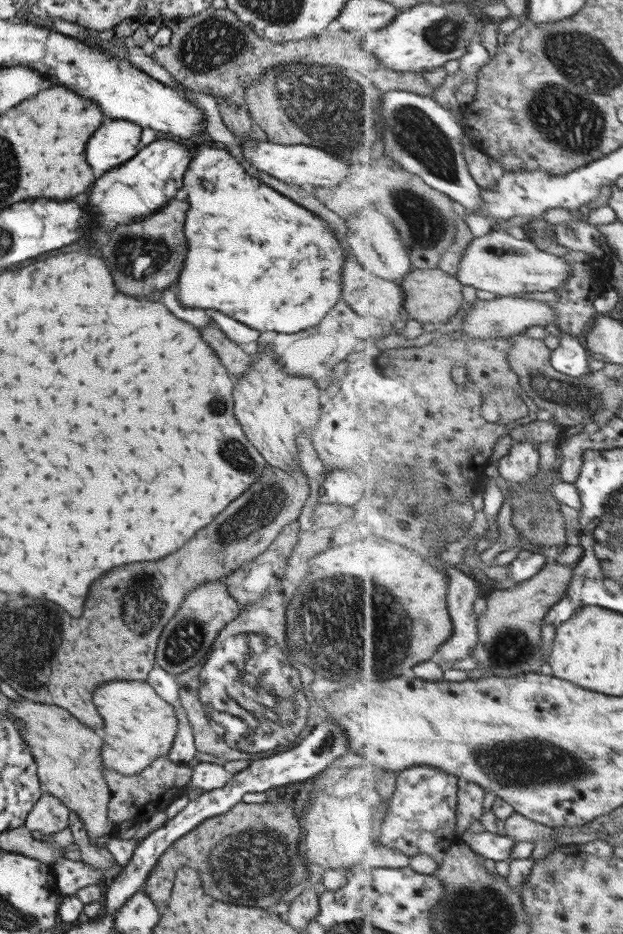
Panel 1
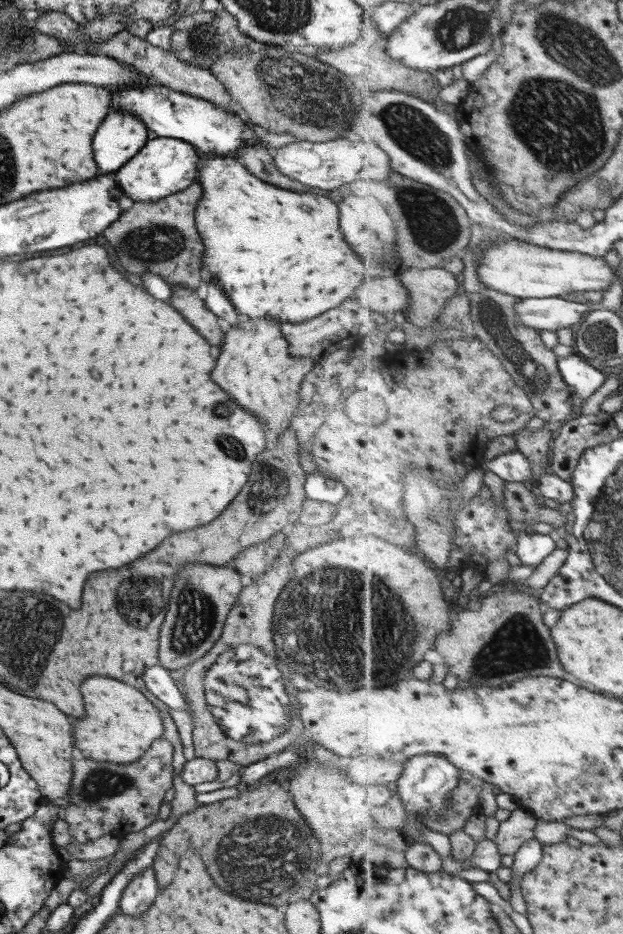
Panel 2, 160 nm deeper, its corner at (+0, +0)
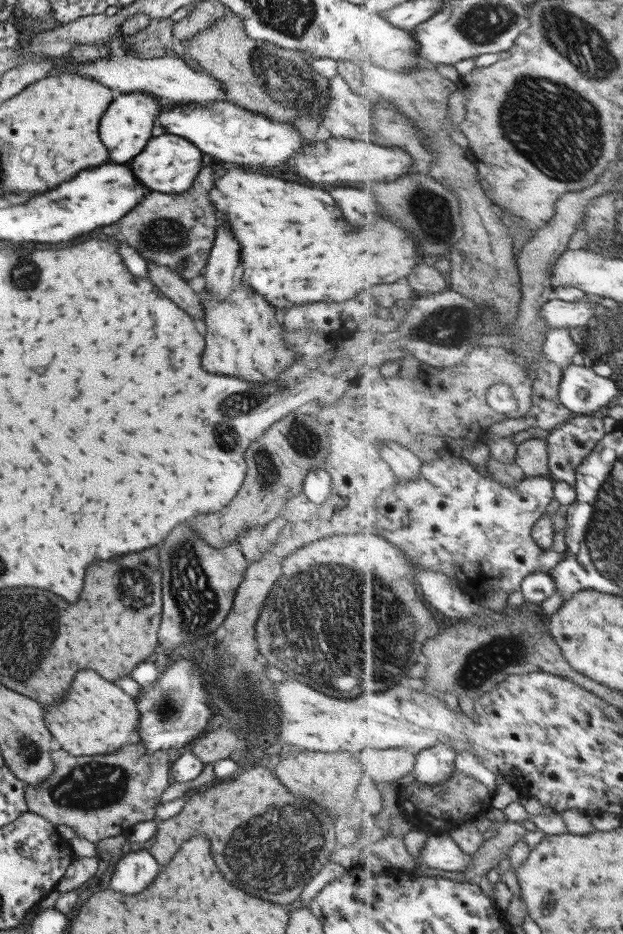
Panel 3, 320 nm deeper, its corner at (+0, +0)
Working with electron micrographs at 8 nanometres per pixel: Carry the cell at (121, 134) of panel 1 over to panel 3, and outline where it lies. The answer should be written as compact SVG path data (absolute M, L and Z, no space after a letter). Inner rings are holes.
M139 92L122 93L114 99L100 120L100 140L110 152L110 162L122 164L138 156L152 138L152 128L156 126L162 106L152 95Z

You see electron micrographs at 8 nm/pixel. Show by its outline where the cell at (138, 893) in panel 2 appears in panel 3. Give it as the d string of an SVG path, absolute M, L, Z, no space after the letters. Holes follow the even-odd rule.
M129 850L116 862L110 888L122 894L142 892L152 882L152 878L156 878L158 868L160 866L149 850Z

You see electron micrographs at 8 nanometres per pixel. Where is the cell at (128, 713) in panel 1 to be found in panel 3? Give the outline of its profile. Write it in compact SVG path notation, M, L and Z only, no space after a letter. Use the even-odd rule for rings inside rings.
M80 670L74 676L66 698L60 704L46 705L45 708L43 719L46 728L52 733L57 747L72 756L108 754L139 740L137 726L140 711L137 700L92 670Z

